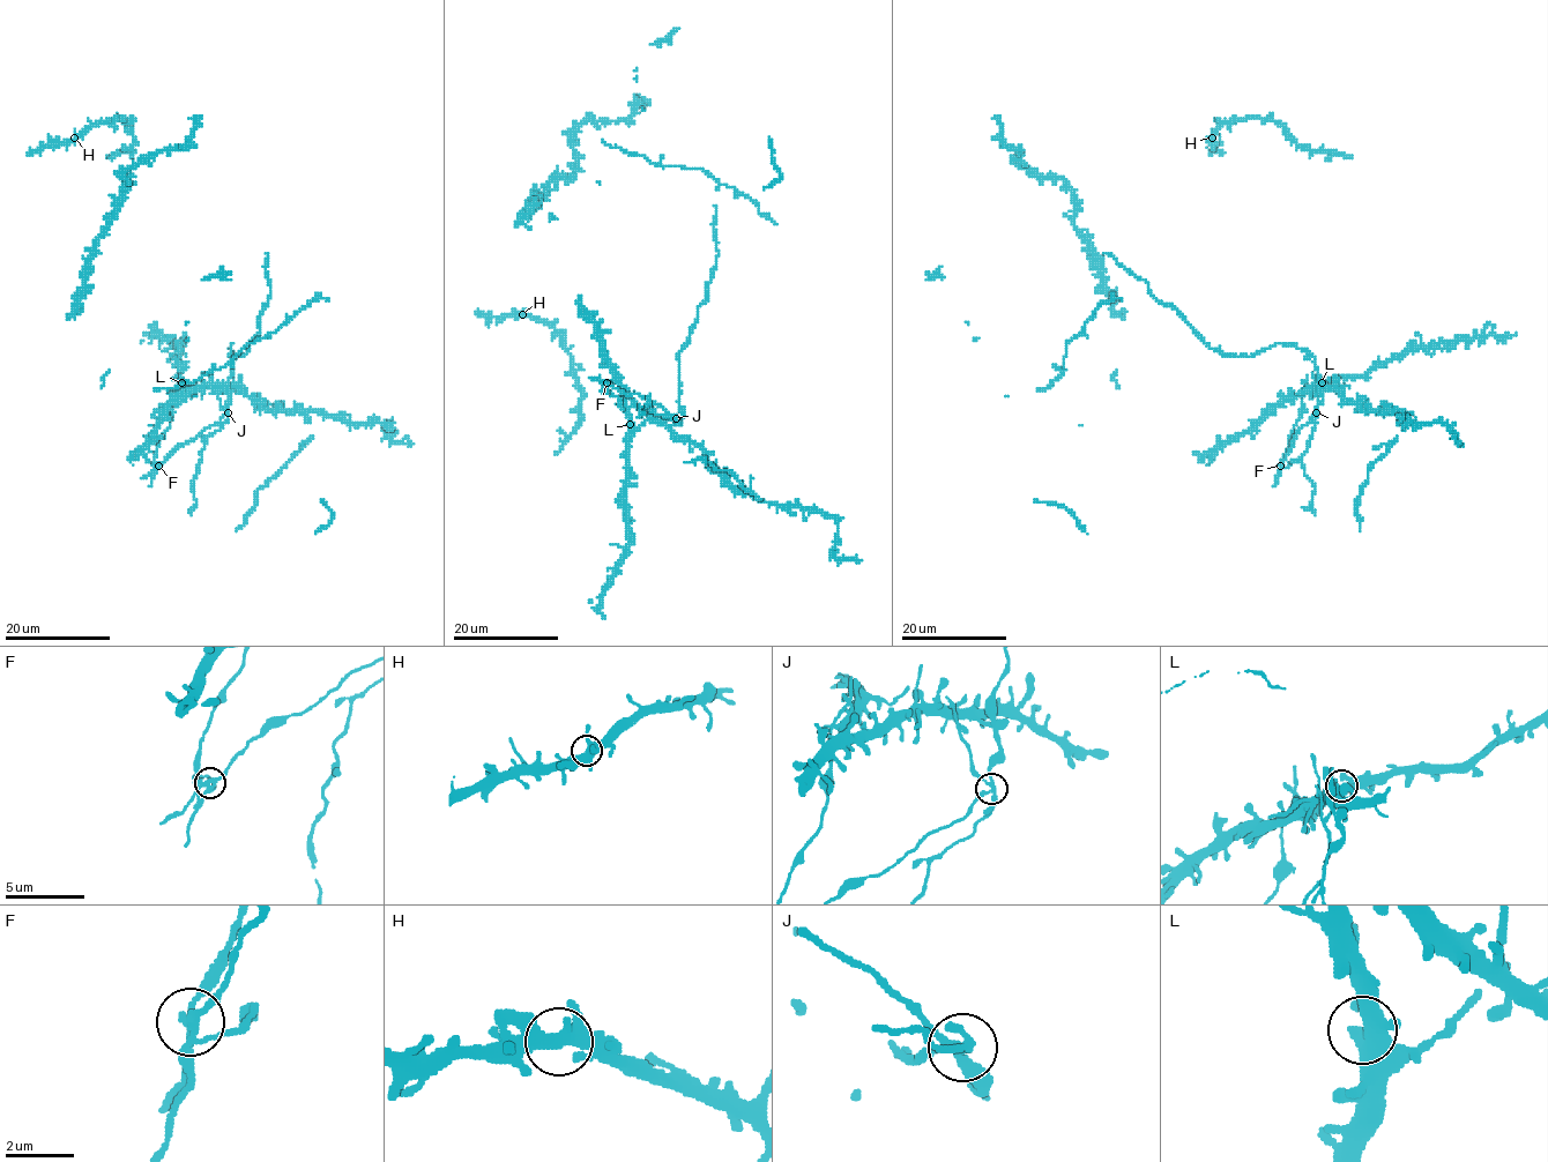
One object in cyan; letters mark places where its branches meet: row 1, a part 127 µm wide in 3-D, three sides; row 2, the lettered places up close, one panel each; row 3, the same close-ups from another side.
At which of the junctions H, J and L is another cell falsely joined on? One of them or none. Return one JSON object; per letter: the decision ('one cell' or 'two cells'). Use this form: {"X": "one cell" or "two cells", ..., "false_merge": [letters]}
{"H": "one cell", "J": "two cells", "L": "one cell", "false_merge": ["J"]}

